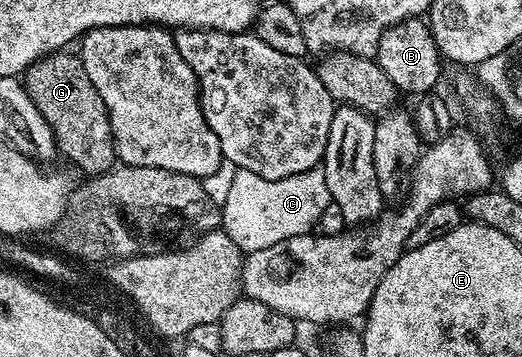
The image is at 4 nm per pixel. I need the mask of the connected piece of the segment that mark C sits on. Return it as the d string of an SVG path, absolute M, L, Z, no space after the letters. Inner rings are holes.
M320 167L278 180L266 180L262 176L253 174L252 171L237 169L231 190L225 203L220 207L222 215L220 227L244 253L255 253L257 250L275 246L276 243L284 242L286 239L311 232L317 226L318 219L324 213L326 206L331 203L327 180Z

